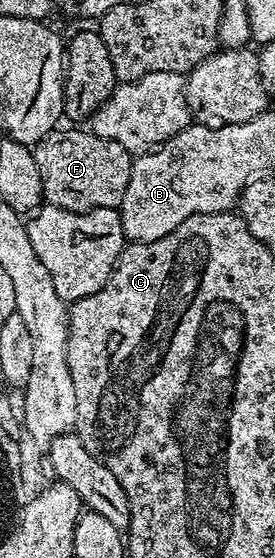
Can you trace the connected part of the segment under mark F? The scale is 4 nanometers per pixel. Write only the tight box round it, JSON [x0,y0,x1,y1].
[33,128,132,213]

